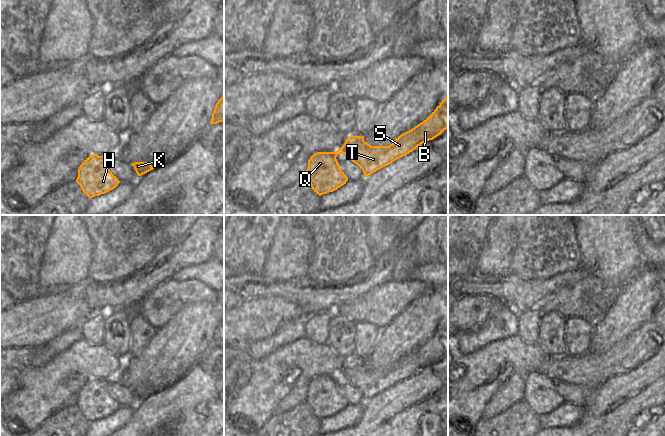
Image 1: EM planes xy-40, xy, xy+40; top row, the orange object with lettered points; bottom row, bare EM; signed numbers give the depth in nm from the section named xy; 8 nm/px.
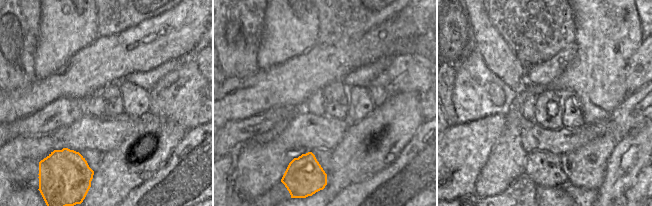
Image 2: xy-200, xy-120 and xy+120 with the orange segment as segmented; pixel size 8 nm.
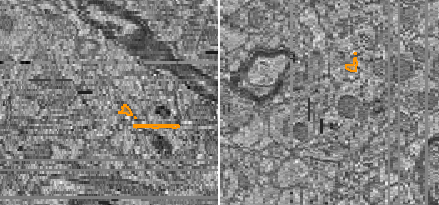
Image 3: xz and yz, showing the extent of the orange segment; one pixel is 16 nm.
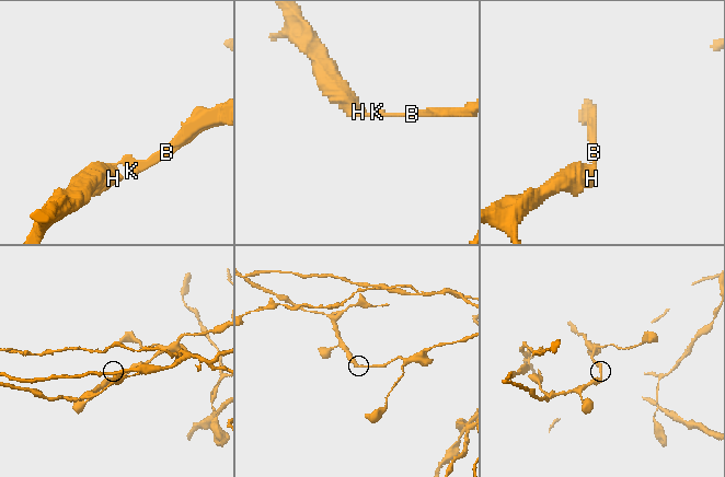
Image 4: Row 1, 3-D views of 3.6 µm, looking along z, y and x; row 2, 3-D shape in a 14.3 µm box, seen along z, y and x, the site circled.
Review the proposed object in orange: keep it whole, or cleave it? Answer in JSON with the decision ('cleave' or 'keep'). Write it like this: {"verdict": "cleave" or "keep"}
{"verdict": "cleave"}

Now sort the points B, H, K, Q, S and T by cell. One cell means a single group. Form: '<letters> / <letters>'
B K S T / H Q

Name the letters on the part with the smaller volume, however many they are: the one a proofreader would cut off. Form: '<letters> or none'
H, Q

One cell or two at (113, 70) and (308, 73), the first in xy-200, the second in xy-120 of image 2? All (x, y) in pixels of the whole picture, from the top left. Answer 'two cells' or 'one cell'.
one cell

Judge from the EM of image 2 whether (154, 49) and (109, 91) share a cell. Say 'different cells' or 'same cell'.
different cells

